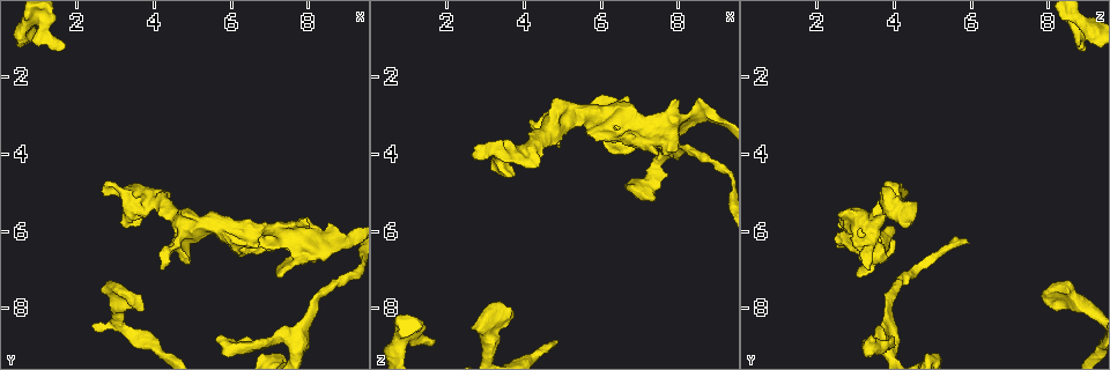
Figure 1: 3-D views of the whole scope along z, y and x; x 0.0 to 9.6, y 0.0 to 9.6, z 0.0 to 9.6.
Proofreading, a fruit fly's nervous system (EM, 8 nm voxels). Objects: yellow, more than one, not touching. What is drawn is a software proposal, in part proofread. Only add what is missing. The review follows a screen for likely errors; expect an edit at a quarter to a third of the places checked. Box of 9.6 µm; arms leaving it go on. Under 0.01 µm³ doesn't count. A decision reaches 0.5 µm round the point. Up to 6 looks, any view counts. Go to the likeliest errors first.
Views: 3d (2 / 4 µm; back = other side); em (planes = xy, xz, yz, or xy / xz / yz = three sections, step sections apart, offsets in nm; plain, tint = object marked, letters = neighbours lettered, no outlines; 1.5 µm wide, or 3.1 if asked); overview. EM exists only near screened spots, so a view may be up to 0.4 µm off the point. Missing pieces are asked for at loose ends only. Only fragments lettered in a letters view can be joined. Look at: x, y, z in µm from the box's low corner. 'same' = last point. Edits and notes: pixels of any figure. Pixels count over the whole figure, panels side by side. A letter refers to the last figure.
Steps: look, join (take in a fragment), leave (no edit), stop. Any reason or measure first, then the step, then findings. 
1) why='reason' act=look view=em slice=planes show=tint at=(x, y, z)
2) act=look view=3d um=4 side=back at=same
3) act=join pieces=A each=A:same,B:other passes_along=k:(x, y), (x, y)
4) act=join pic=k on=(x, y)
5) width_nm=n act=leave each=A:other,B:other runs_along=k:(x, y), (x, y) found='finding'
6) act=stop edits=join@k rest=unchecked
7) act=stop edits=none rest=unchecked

why='an open end' act=look view=3d um=2 at=(1.65, 1.30, 8.95)

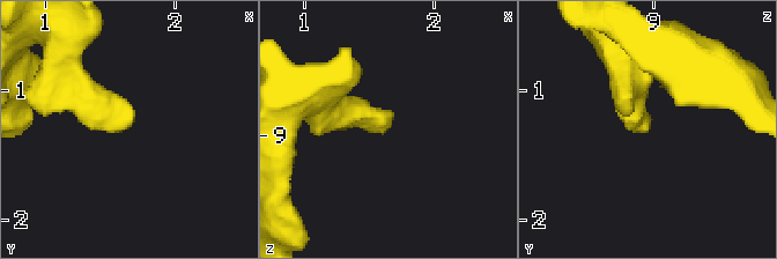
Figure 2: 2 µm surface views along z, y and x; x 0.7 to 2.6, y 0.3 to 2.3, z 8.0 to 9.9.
why='shape alone is not enough' act=look view=em slice=planes show=letters at=(1.66, 1.26, 8.90)

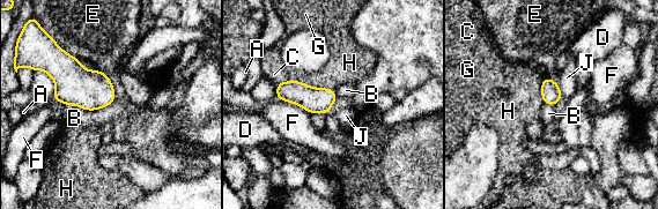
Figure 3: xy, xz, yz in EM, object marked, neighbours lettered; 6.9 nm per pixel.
act=leave each=A:other,B:other,C:other,D:other,E:other,F:other,G:other,H:other,J:other border=3:(116, 99), (95, 110), (65, 105) found='no lettered fragment goes on from it'

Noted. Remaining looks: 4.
why='free end' act=look view=em slice=planes show=letters at=(6.40, 8.80, 4.00)

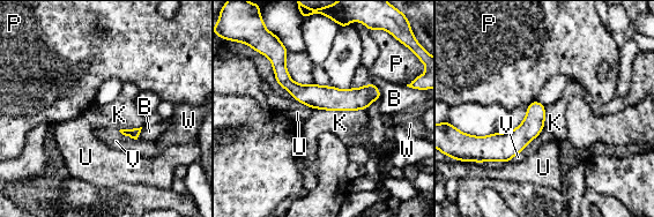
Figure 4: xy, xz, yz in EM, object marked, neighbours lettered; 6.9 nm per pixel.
width_nm=150 longest_contact=K:380nm act=leave each=B:other,K:other,P:other,U:other,V:other,W:other found='none of them fits'

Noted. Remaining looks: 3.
why='branch stops here' act=look view=em slice=xy step=4 show=letters at=(4.15, 6.90, 3.35)

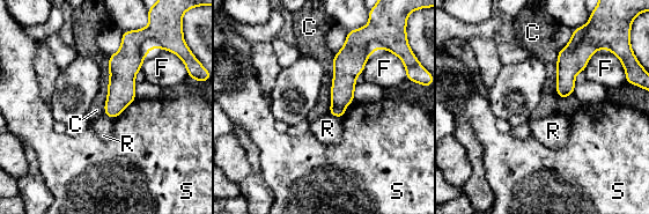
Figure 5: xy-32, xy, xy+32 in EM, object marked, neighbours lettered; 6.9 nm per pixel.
why='cut it another way' act=look view=em slice=planes show=letters at=same

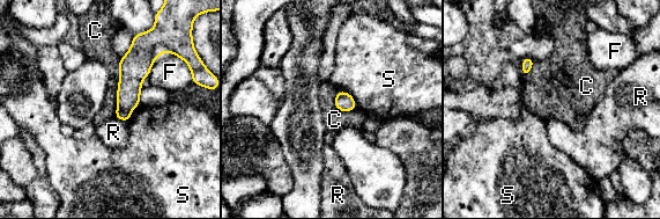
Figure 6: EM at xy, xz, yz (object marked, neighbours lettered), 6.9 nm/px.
width_nm=140 act=leave each=C:other,F:other,R:other,S:other found='none of them fits'

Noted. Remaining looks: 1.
act=stop edits=none rest=unchecked

